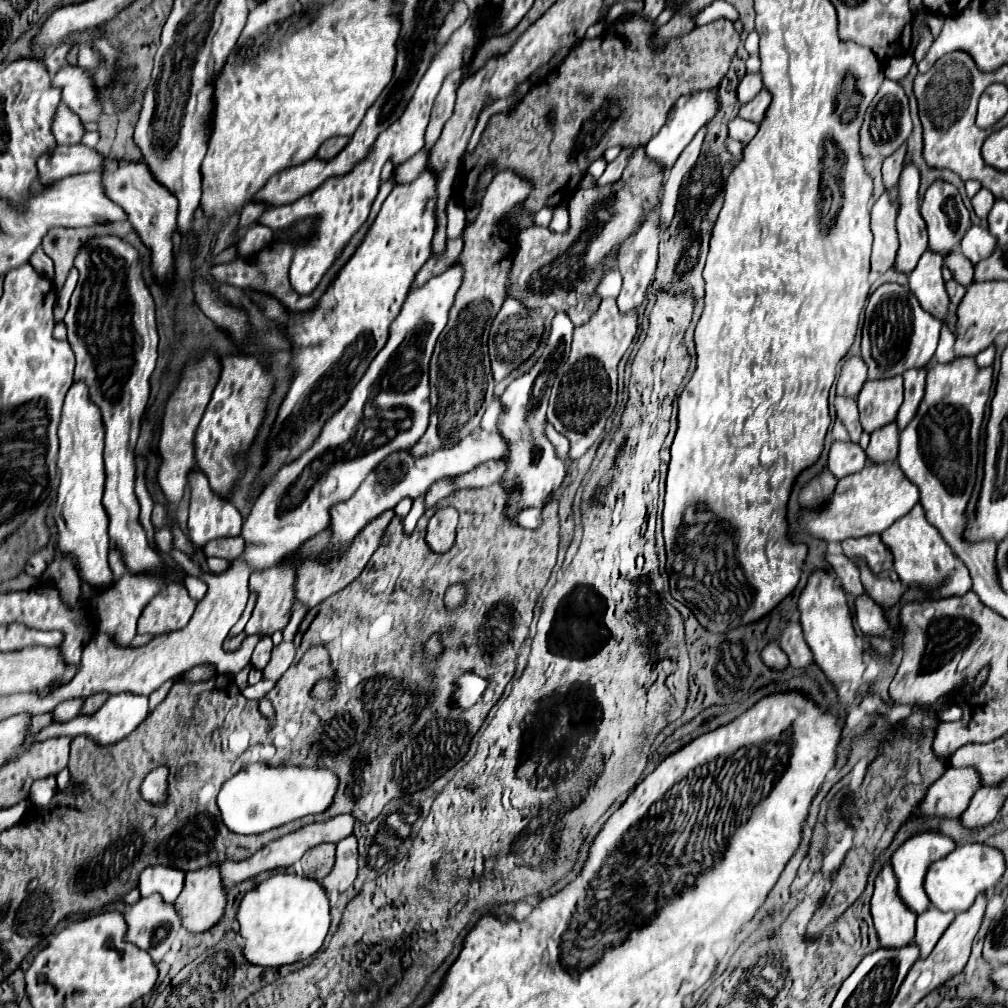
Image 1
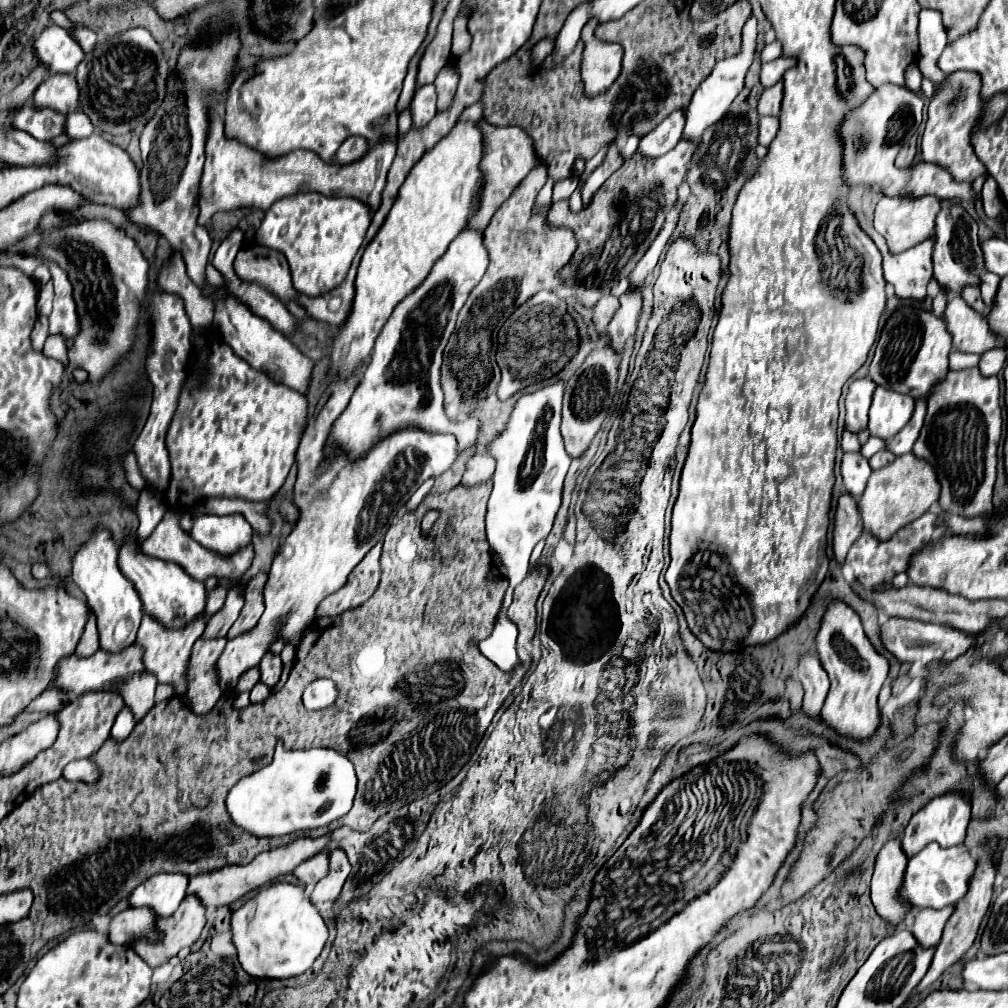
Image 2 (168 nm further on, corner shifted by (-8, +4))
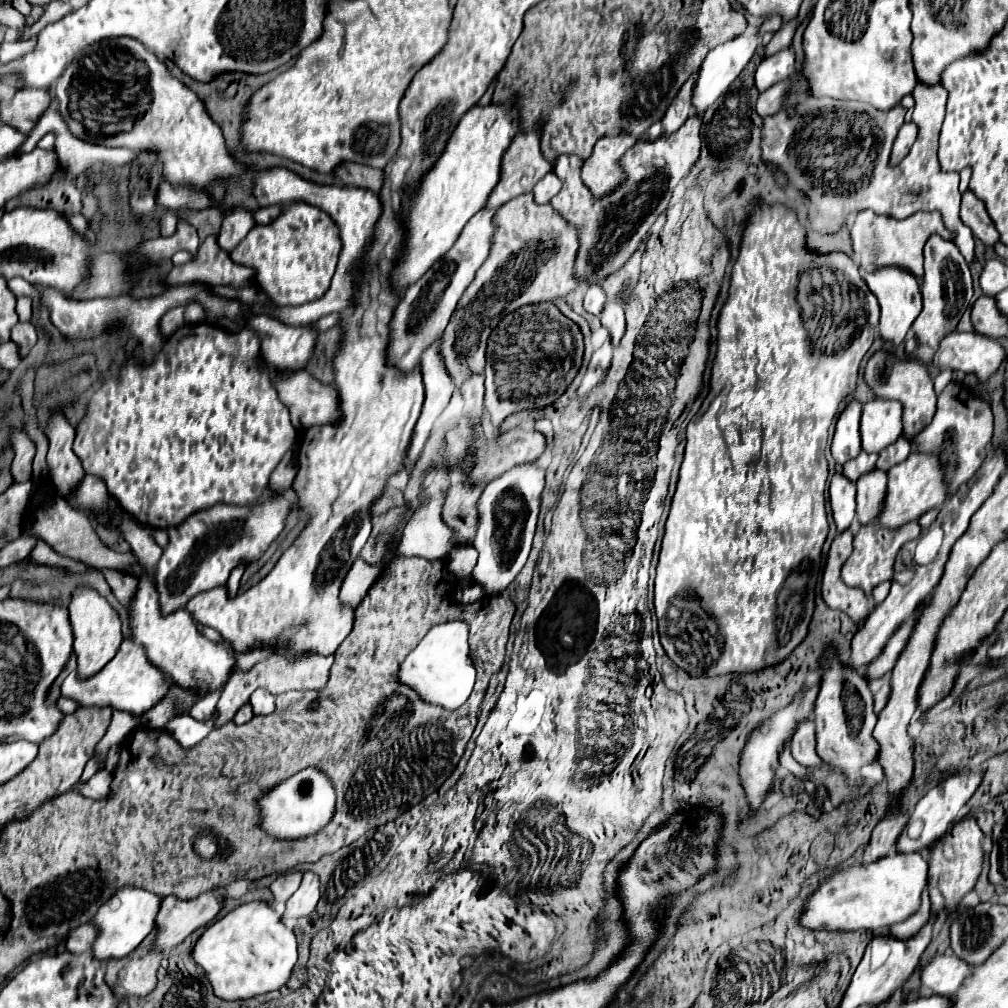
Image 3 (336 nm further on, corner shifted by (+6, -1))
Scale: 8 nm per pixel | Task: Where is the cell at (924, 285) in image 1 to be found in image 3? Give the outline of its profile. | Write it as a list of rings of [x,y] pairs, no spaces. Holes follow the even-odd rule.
[[[952,330],[946,334],[934,354],[932,364],[946,370],[974,372],[982,382],[994,374],[1004,360],[1004,350],[998,340],[976,332]]]

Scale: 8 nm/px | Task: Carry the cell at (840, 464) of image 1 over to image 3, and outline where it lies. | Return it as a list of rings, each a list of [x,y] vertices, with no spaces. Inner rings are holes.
[[[842,472],[834,474],[830,480],[830,506],[838,532],[846,530],[856,512],[856,486]]]

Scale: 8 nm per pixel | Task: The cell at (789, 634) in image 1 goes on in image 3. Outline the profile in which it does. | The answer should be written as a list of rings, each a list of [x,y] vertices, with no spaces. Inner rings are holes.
[[[806,718],[806,722],[798,722],[796,732],[790,740],[792,746],[792,756],[796,762],[800,762],[806,768],[814,768],[820,764],[818,754],[814,752],[814,720]]]

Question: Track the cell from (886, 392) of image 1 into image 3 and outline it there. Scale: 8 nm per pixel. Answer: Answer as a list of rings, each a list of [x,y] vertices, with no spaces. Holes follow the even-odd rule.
[[[872,400],[862,408],[860,436],[864,452],[880,452],[902,432],[902,406],[894,400]]]

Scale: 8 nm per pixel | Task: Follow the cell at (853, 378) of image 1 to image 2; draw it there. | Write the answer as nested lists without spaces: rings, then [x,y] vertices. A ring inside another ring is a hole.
[[[858,379],[850,385],[846,395],[846,429],[860,433],[868,427],[868,409],[872,403],[872,393],[876,383],[872,379]]]

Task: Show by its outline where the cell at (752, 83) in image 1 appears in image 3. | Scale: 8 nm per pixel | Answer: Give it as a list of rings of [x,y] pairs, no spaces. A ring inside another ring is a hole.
[[[790,48],[780,50],[778,54],[774,54],[770,58],[764,58],[754,76],[756,88],[762,92],[762,90],[768,90],[772,84],[790,78],[794,72],[794,60],[796,60],[796,56],[794,56],[794,50],[790,50]]]

